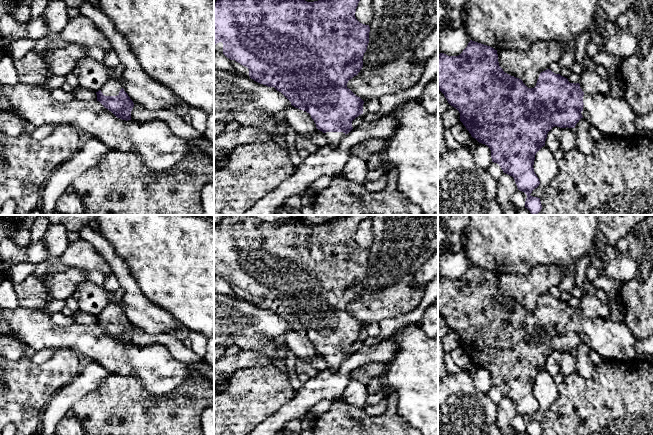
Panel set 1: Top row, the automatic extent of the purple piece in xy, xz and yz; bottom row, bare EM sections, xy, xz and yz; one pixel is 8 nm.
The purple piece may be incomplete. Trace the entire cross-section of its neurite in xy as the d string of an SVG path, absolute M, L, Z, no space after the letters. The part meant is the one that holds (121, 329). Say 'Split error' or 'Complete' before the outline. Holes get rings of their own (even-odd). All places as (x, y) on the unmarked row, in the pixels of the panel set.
Split error. M117 302L110 303L96 318L97 325L117 342L126 345L131 344L131 335L134 327L124 315Z

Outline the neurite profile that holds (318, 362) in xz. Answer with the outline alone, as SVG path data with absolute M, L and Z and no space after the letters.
M316 353L316 355L310 360L310 364L313 368L319 371L327 369L327 362L325 360L325 357L318 353Z

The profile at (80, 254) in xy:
M82 239L69 242L58 261L58 267L77 268L85 272L96 270L105 275L112 273L112 268L106 259L90 243Z

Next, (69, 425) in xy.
M66 415L57 425L56 435L84 435L84 430L74 416Z

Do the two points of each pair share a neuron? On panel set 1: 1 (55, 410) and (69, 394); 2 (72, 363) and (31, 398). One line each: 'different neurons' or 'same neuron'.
1: same neuron
2: same neuron

